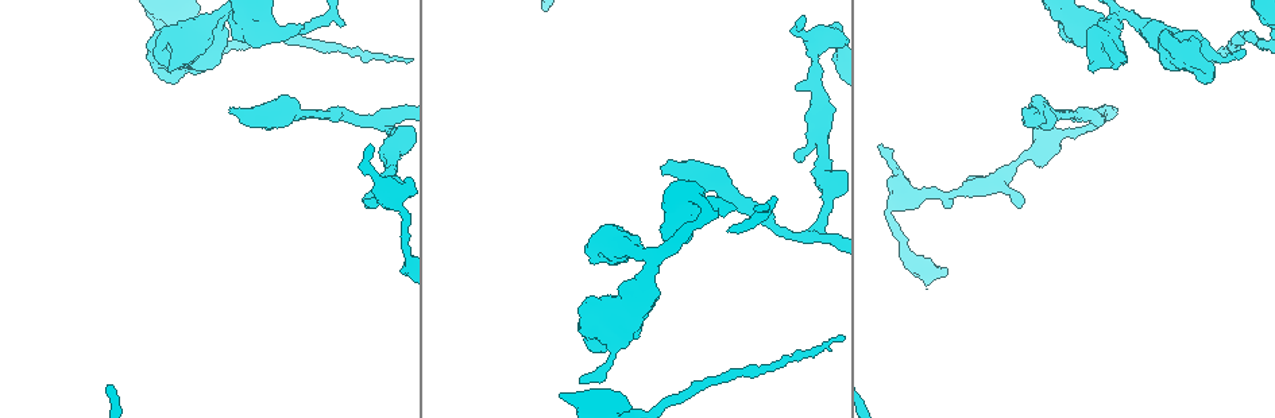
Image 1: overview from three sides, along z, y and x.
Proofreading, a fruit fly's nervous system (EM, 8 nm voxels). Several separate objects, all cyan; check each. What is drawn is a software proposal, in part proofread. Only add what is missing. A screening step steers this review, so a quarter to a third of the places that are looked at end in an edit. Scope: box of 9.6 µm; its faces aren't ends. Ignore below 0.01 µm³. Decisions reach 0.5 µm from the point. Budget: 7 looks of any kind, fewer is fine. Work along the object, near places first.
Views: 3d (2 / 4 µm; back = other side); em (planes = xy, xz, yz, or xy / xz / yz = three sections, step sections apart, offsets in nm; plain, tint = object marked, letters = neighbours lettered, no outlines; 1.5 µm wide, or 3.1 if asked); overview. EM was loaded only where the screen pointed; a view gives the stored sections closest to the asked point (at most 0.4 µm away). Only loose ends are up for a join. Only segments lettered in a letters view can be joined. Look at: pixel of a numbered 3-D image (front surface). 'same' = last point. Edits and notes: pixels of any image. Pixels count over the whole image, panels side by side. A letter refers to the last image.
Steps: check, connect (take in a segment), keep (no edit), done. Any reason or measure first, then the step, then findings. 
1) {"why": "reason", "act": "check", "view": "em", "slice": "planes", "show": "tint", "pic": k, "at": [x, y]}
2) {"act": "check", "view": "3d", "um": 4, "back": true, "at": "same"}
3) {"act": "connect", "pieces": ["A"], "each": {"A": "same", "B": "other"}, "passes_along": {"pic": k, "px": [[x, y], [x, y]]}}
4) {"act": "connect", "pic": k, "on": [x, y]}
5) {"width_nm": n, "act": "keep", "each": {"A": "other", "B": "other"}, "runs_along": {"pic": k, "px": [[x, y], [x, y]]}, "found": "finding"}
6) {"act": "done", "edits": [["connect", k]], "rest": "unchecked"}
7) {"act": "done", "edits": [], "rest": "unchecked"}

{"why": "free end", "act": "check", "view": "em", "slice": "xz", "step": 8, "show": "plain", "pic": 1, "at": [373, 148]}

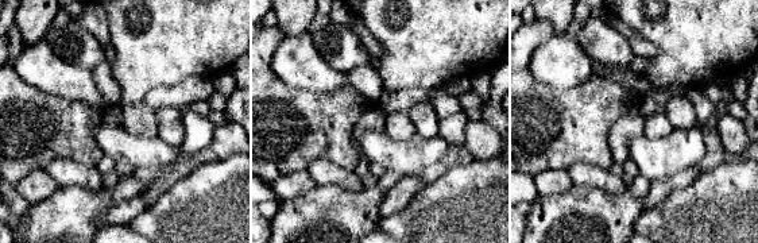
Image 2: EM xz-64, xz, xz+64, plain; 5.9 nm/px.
{"act": "check", "view": "em", "slice": "xz", "step": 8, "show": "letters", "at": "same"}

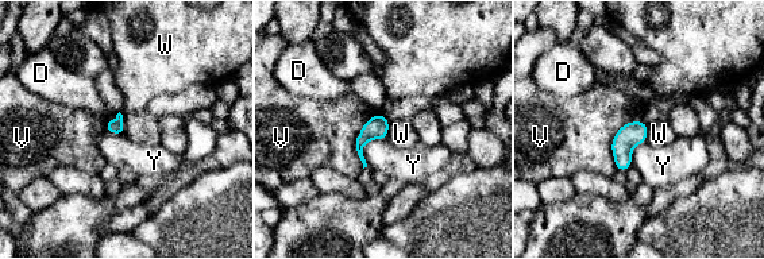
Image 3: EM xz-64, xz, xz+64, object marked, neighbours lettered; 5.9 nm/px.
{"longest_contact_nm": ["V", 340], "act": "keep", "each": {"D": "other", "V": "other", "W": "other", "Y": "other"}, "found": "none of them fits"}

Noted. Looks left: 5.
{"why": "tapers out", "act": "check", "view": "3d", "um": 4, "pic": 1, "at": [730, 228]}

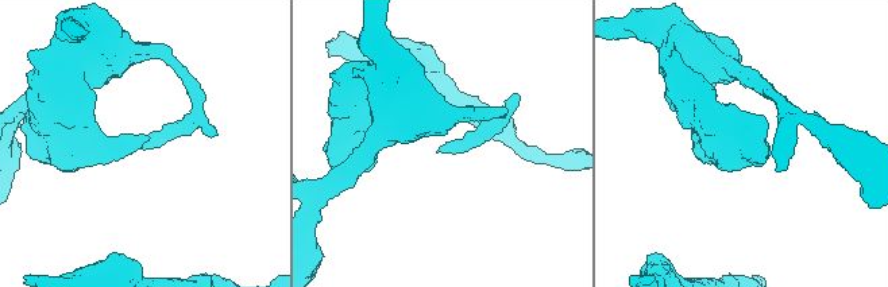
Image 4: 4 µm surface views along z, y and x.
{"why": "shape alone is not enough", "act": "check", "view": "em", "slice": "xy", "step": 8, "show": "letters", "pic": 4, "at": [437, 151]}

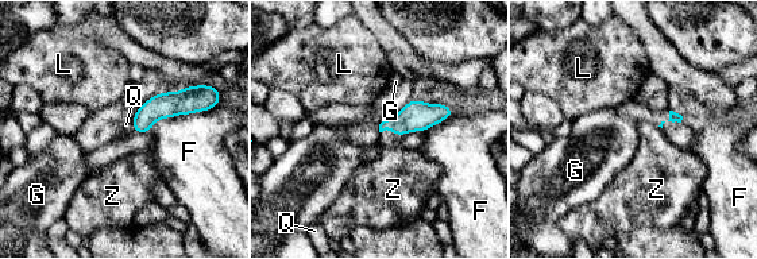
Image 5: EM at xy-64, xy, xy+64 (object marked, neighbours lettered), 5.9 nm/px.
{"longest_contact_nm": ["F", 400], "act": "connect", "pieces": ["Z"], "each": {"F": "other", "G": "other", "L": "other", "Q": "other", "Z": "same"}, "passes_along": {"pic": 5, "px": [[416, 115], [391, 130], [398, 170]]}, "found": "it goes on there"}

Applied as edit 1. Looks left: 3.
{"act": "check", "view": "overview"}

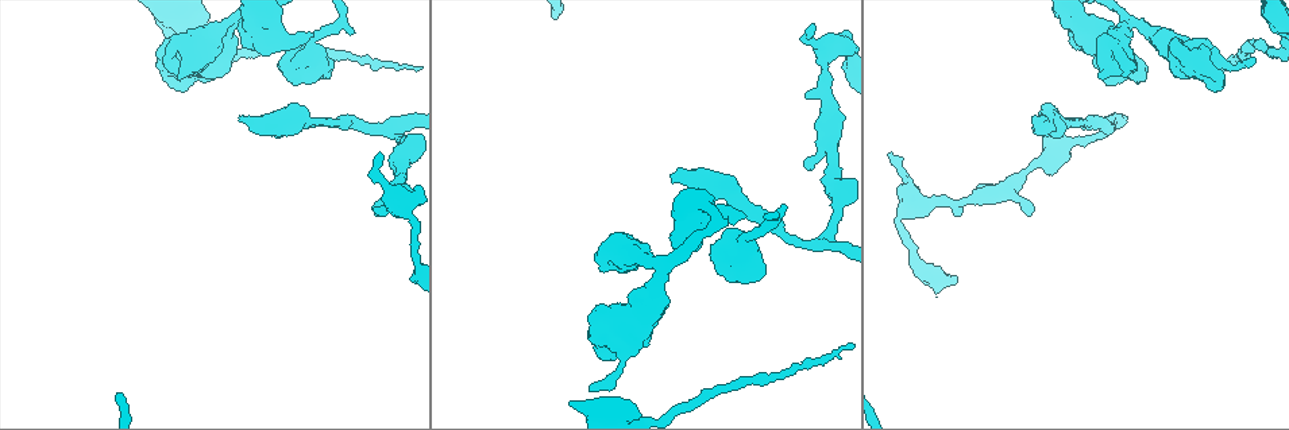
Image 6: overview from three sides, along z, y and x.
{"why": "an open end", "act": "check", "view": "em", "slice": "planes", "show": "tint", "pic": 6, "at": [180, 75]}

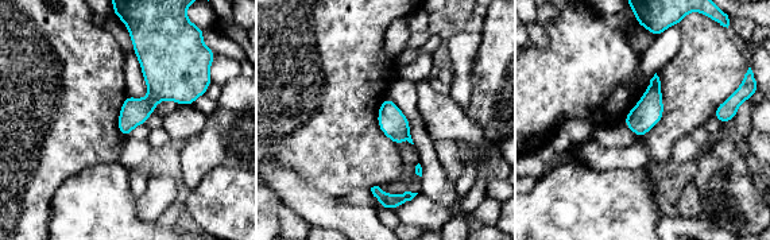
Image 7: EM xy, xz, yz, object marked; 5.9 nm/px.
{"act": "check", "view": "em", "slice": "planes", "show": "letters", "at": "same"}

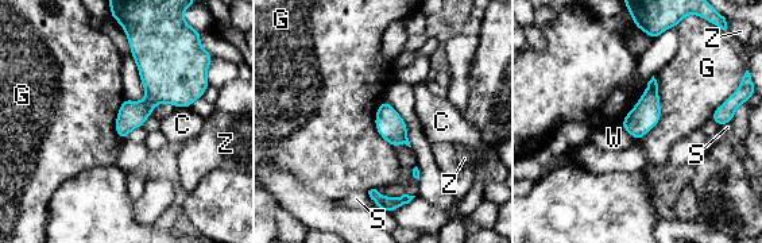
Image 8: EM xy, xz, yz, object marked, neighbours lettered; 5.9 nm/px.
{"act": "keep", "each": {"C": "other", "G": "other", "S": "other", "W": "other", "Z": "other"}, "border": {"pic": 8, "px": [[654, 76], [660, 120], [639, 141]]}, "found": "no lettered segment goes on from it"}

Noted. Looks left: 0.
{"act": "done", "edits": [["connect", 5]], "rest": "unchecked"}

